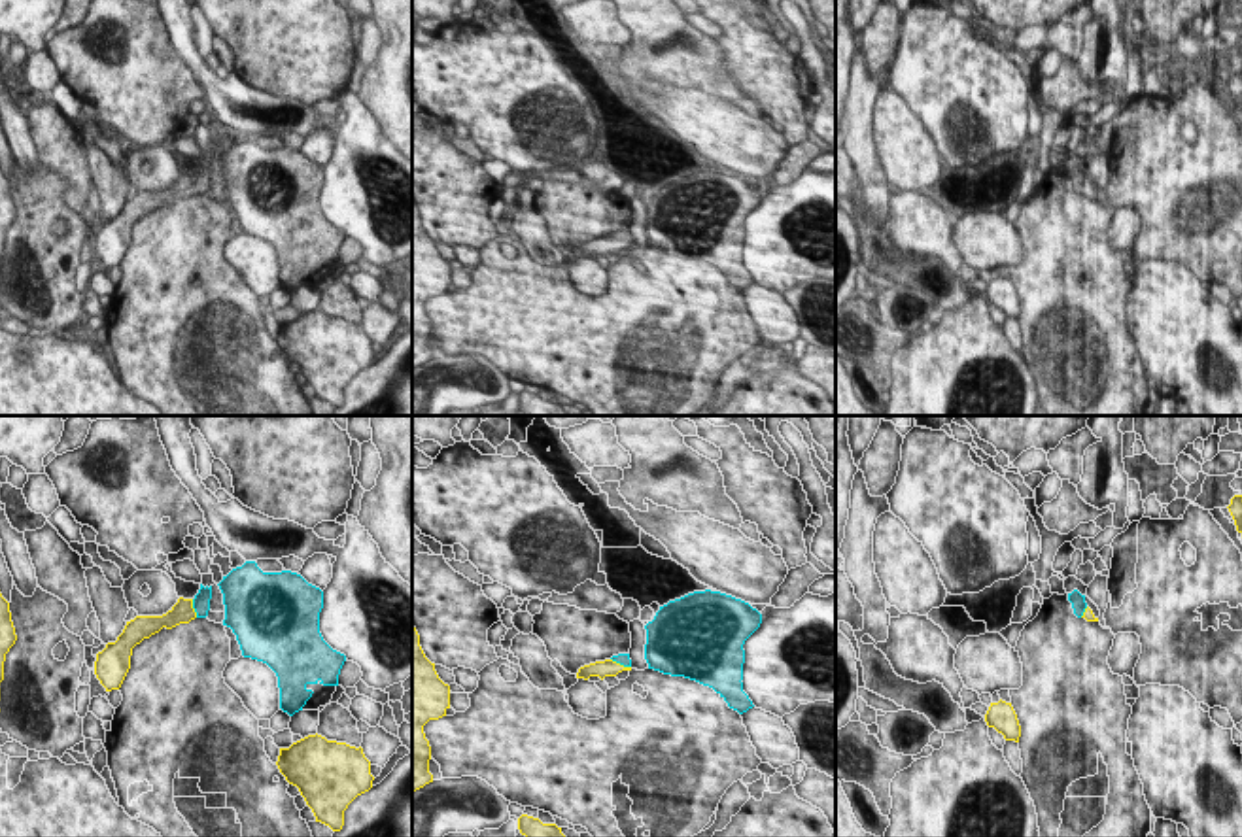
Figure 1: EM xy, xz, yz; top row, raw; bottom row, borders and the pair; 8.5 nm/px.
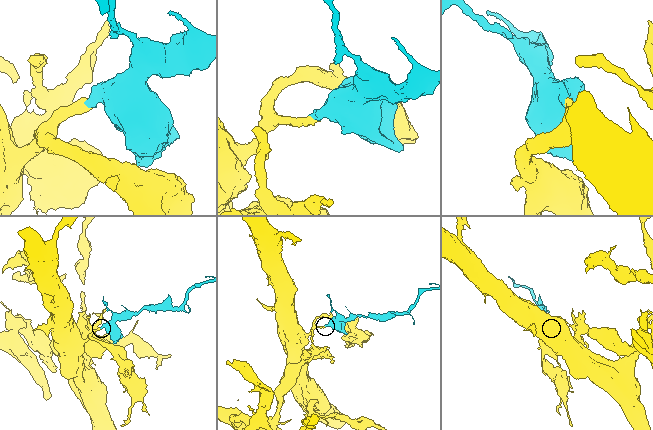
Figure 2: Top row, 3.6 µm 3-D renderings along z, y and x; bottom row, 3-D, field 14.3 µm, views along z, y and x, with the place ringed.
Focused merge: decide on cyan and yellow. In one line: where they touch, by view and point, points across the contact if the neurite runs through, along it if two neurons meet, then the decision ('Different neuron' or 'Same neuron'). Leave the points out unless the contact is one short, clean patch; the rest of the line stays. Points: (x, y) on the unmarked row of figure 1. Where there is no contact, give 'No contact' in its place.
Touches cyan at xy (193, 184). Path across: xy (201, 180), (193, 184), (182, 189). Same neuron.

